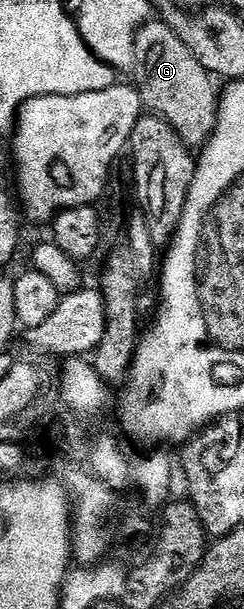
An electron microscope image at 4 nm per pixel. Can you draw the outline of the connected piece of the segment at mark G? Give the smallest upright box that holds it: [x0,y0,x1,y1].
[132,19,219,147]

